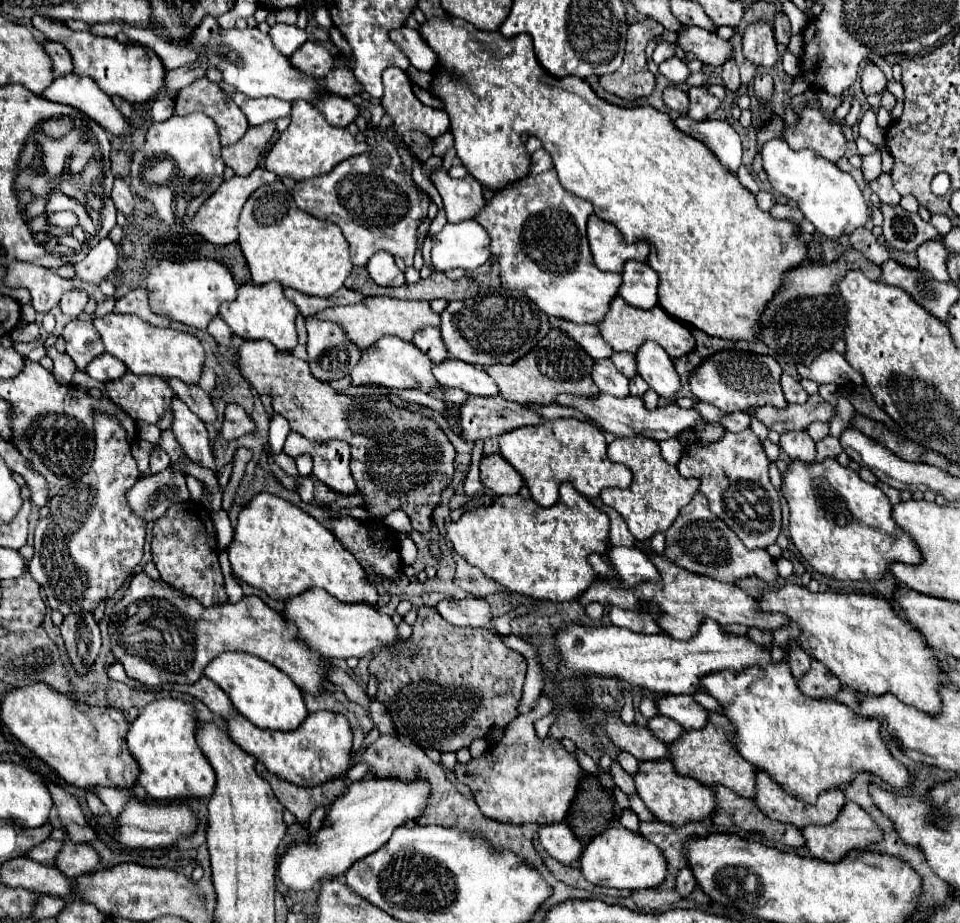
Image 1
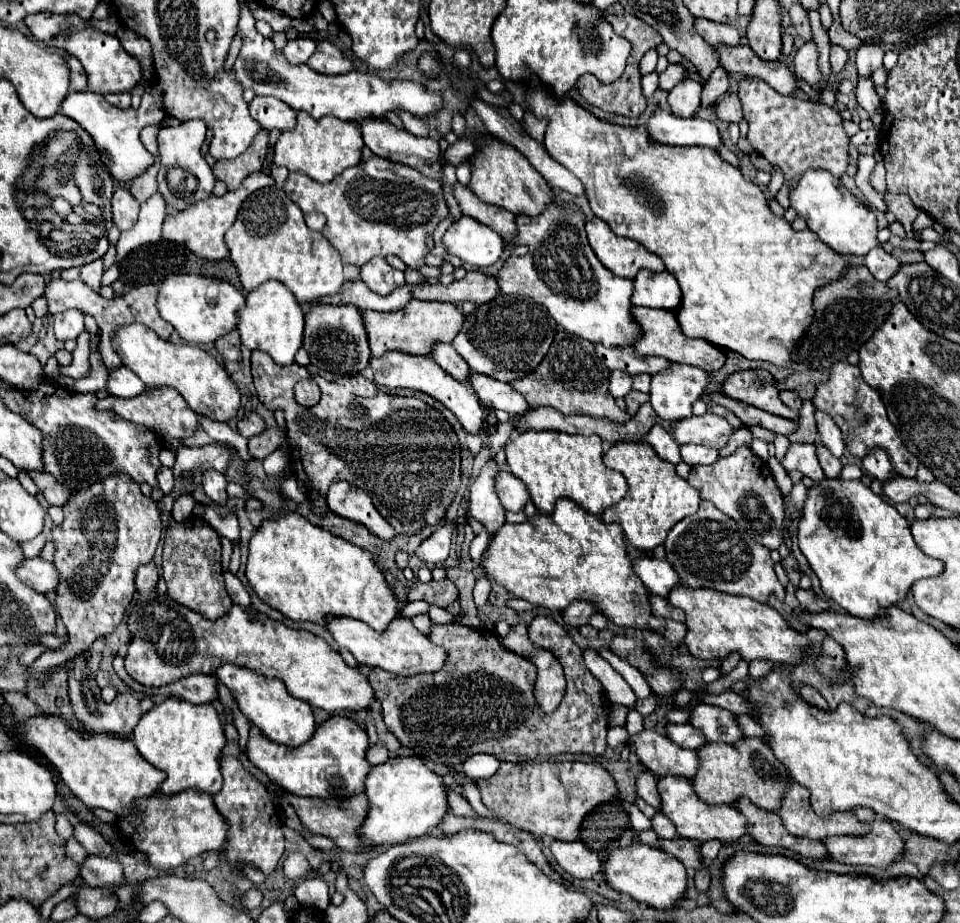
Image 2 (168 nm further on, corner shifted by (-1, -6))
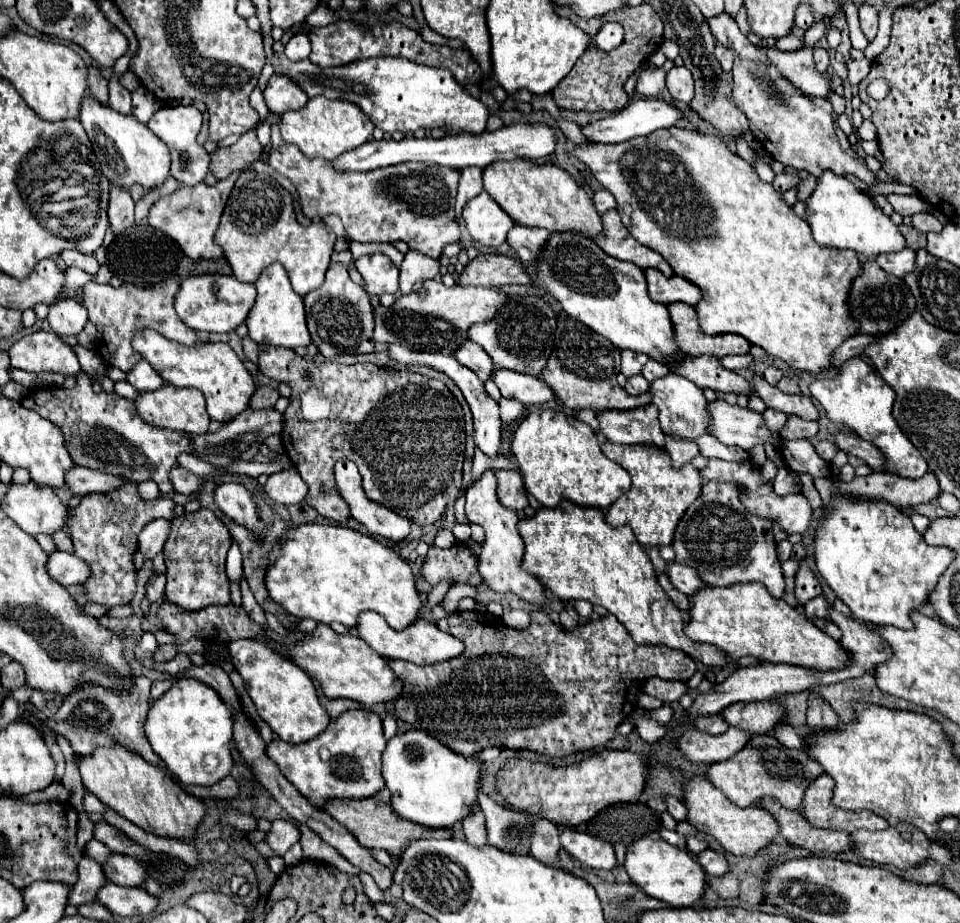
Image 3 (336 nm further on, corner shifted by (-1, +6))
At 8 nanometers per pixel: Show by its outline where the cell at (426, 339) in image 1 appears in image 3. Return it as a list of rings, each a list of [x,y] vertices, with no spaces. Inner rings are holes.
[[[465,341],[459,349],[455,349],[453,357],[461,365],[469,367],[471,371],[475,371],[481,381],[487,381],[491,377],[491,373],[495,371],[495,365],[493,365],[491,357],[487,357],[487,353],[473,341]]]

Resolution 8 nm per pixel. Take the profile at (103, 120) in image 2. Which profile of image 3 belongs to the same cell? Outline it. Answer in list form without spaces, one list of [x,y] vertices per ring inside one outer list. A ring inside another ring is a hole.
[[[91,95],[83,99],[79,121],[89,135],[95,157],[99,161],[101,173],[115,185],[129,189],[133,183],[143,185],[145,189],[161,185],[169,177],[169,149],[165,143],[149,131],[147,125],[141,125],[133,115],[121,115],[105,103],[95,101]]]

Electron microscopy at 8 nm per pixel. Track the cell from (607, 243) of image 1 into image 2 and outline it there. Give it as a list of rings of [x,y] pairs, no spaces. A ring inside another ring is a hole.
[[[593,217],[591,221],[587,221],[585,231],[589,237],[589,245],[599,261],[615,275],[633,279],[639,269],[649,269],[657,273],[665,271],[665,265],[659,257],[649,253],[633,239],[617,237],[603,219]]]

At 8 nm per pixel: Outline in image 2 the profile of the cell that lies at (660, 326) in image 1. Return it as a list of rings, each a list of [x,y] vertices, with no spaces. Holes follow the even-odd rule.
[[[633,307],[631,309],[637,323],[643,329],[643,337],[639,341],[635,341],[635,349],[643,355],[657,355],[657,357],[667,357],[669,361],[675,363],[685,363],[685,365],[695,365],[701,367],[705,371],[717,371],[725,365],[725,353],[723,349],[703,341],[703,339],[689,339],[683,335],[679,323],[677,323],[677,315],[675,311],[667,311],[667,309],[647,309],[647,307]]]

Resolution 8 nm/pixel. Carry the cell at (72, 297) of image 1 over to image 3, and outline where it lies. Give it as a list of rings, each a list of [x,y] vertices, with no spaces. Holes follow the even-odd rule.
[[[65,299],[49,307],[47,321],[57,335],[77,335],[87,323],[87,309],[75,299]]]

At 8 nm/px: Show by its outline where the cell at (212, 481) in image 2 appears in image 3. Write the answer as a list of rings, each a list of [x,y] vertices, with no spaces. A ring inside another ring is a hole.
[[[221,483],[221,485],[217,485],[215,503],[233,521],[253,529],[255,533],[263,533],[263,523],[257,517],[253,497],[243,485],[239,485],[239,483],[233,483],[233,485],[231,483]]]

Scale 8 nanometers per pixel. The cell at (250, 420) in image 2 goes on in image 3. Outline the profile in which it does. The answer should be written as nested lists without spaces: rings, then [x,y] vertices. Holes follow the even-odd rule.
[[[259,387],[251,401],[249,401],[249,409],[253,411],[259,411],[259,409],[271,409],[275,405],[275,401],[279,399],[279,391],[271,389],[271,387]]]

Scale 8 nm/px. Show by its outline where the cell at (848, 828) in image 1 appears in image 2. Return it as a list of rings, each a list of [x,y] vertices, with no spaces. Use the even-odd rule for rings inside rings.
[[[865,807],[855,809],[855,815],[859,817],[859,821],[871,825],[871,833],[867,837],[829,837],[825,839],[829,857],[833,861],[839,861],[845,865],[873,865],[879,869],[887,869],[891,863],[895,863],[905,853],[903,837],[893,829],[893,825],[887,819],[879,819],[875,811],[865,809]]]

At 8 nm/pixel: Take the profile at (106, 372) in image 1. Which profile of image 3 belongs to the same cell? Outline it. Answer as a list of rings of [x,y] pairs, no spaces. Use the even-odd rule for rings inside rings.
[[[141,359],[139,365],[135,365],[135,369],[131,369],[131,373],[127,373],[127,381],[139,391],[153,391],[153,389],[159,389],[161,385],[165,385],[165,381],[153,371],[153,367],[145,359]]]

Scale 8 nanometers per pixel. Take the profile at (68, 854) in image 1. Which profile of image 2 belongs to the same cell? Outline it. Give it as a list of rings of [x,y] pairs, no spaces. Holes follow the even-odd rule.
[[[89,855],[81,865],[81,877],[89,887],[115,887],[125,881],[123,867],[115,857],[95,857]]]

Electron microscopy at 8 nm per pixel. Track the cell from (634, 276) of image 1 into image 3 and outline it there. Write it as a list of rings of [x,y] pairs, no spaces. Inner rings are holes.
[[[645,269],[645,279],[647,279],[649,297],[657,303],[667,305],[667,303],[683,301],[683,303],[695,305],[701,299],[701,291],[679,275],[665,277],[655,269]]]

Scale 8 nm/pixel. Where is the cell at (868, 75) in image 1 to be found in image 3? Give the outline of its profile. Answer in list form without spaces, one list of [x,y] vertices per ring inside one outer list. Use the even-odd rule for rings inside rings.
[[[861,5],[859,7],[859,21],[861,21],[861,31],[867,37],[867,41],[873,41],[877,35],[877,11],[871,5]]]

